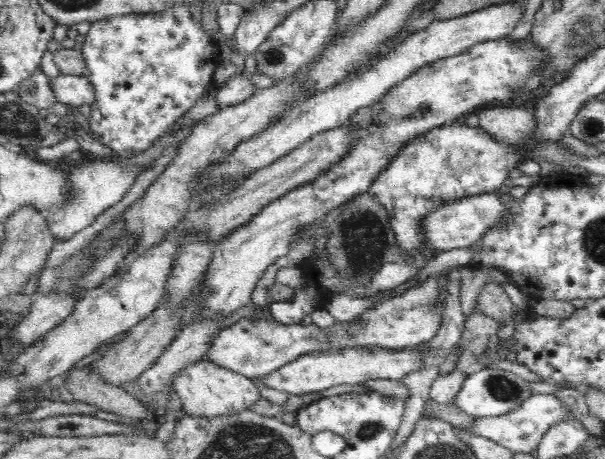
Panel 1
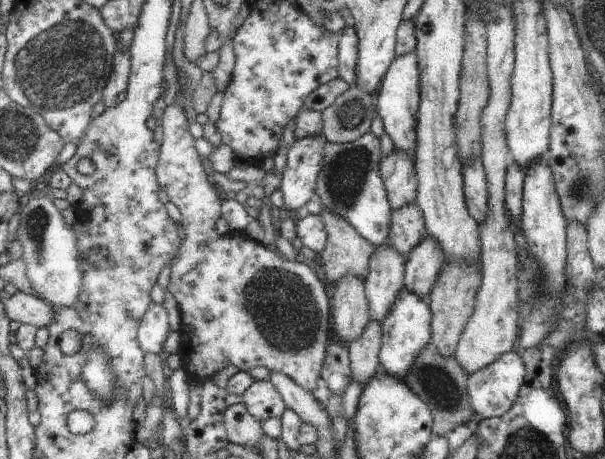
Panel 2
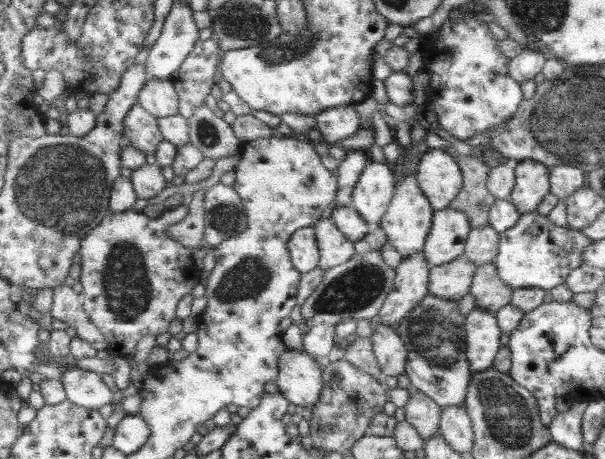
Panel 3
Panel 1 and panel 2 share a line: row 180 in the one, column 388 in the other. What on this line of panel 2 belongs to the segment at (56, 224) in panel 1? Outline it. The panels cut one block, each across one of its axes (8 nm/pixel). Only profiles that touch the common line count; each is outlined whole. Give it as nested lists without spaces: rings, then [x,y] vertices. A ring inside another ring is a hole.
[[[409,53],[396,57],[389,67],[388,74],[384,76],[377,96],[377,113],[383,122],[383,127],[395,146],[414,156],[416,148],[419,146],[417,140],[418,120],[417,115],[420,111],[420,63],[416,53]]]

